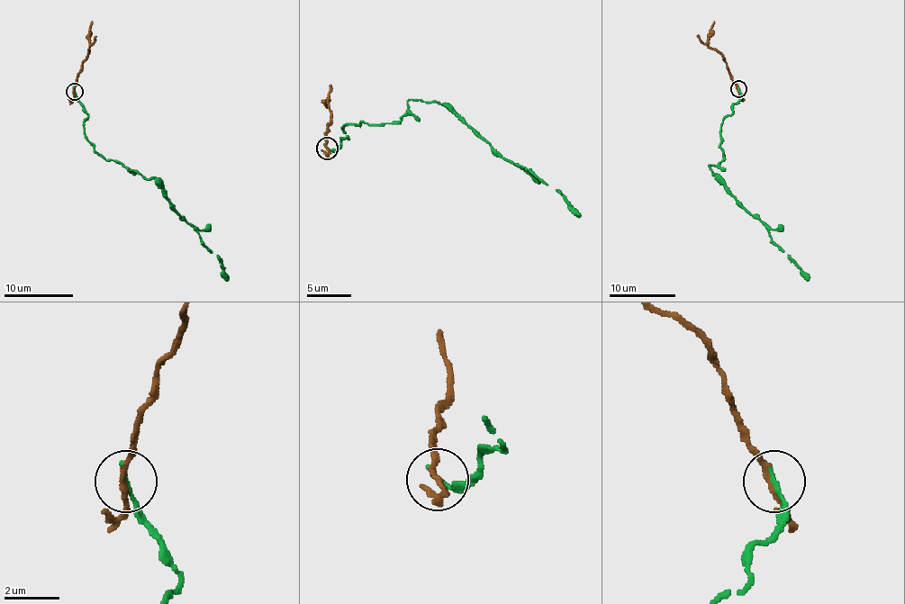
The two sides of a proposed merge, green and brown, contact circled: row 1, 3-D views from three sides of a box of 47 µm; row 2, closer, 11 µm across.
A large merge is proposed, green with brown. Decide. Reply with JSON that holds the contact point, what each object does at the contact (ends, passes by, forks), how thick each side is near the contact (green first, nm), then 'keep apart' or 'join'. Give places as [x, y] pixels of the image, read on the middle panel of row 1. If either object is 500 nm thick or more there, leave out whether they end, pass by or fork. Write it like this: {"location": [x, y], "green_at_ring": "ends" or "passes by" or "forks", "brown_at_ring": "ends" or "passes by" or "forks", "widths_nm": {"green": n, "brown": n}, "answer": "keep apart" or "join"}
{"location": [327, 148], "green_at_ring": "ends", "brown_at_ring": "passes by", "widths_nm": {"green": 170, "brown": 180}, "answer": "keep apart"}

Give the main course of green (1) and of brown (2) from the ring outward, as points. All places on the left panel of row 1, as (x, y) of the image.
1: (74, 91), (87, 113), (84, 124), (85, 140), (106, 160), (119, 160), (152, 178), (217, 255), (229, 280)
2: (74, 91), (82, 60), (87, 56), (92, 22)

